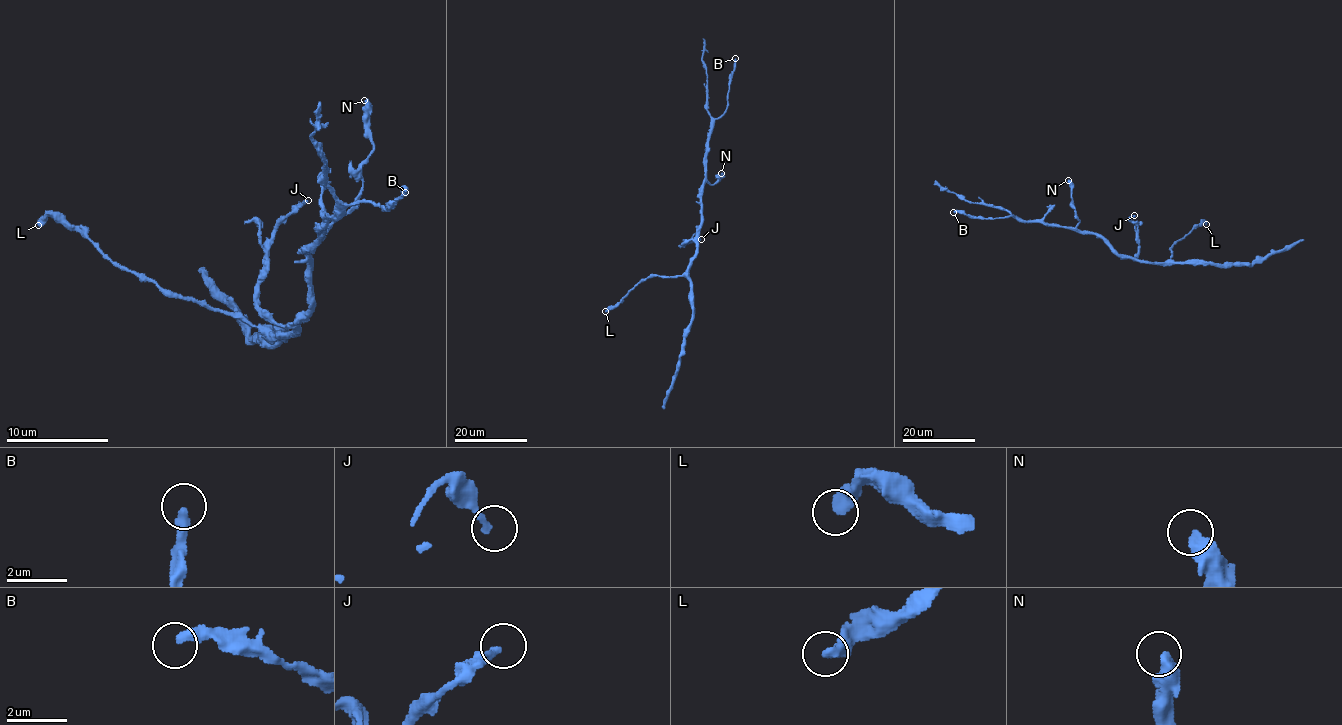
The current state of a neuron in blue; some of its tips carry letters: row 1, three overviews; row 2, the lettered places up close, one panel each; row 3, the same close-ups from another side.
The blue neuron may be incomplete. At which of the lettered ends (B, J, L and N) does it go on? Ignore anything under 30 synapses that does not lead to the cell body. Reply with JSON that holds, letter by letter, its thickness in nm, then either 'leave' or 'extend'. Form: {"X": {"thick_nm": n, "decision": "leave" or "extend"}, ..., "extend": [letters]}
{"B": {"thick_nm": 340, "decision": "leave"}, "J": {"thick_nm": 240, "decision": "leave"}, "L": {"thick_nm": 440, "decision": "leave"}, "N": {"thick_nm": 480, "decision": "leave"}, "extend": []}

